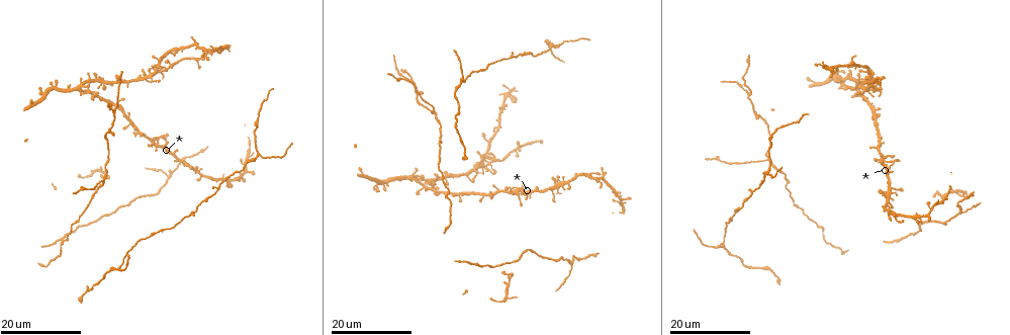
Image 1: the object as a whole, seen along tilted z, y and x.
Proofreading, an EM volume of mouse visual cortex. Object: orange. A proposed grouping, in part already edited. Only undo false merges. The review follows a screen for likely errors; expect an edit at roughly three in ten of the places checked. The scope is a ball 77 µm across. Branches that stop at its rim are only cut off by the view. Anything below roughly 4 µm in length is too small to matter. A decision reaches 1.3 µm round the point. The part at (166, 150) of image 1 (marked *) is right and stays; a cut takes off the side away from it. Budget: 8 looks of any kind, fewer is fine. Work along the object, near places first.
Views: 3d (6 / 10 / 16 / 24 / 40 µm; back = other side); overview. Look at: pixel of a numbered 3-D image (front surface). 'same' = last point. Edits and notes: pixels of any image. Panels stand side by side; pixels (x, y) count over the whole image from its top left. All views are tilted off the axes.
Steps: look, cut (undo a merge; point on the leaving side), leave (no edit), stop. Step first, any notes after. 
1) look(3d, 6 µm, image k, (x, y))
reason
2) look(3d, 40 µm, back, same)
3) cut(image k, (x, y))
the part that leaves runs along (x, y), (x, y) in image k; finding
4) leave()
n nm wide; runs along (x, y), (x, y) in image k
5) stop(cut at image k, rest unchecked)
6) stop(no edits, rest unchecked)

look(3d, 24 µm, image 1, (435, 114))
arms part here

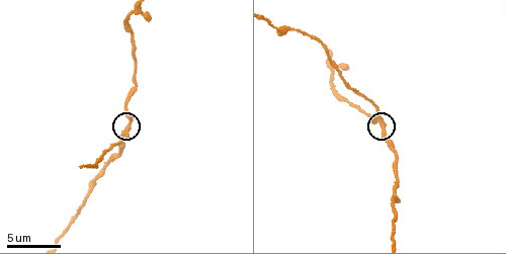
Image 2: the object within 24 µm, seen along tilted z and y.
look(3d, 6 µm, image 2, (128, 128))
zoom in

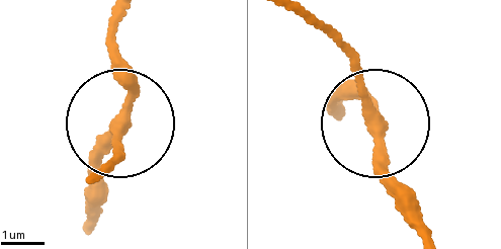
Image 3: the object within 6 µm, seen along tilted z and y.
leave()
side arm 20 µm; runs along (413, 223), (383, 171), (358, 70), (328, 35) in image 3; continuous, no second cell

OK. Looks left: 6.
look(3d, 24 µm, image 1, (749, 91))
three-way junction

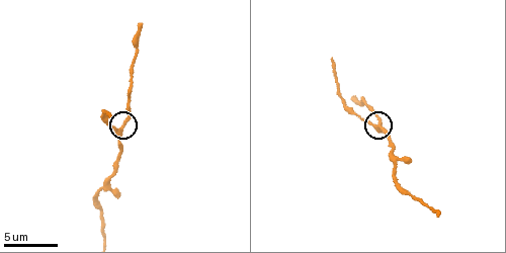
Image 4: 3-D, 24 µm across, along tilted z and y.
look(3d, 10 µm, image 4, (120, 129))

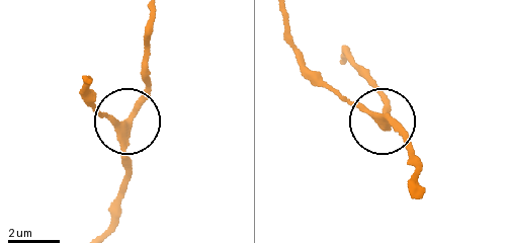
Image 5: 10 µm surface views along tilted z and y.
leave()
300 nm wide; runs along (106, 231), (124, 178), (125, 130), (91, 98) in image 5; continuous, no second cell

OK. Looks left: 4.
look(3d, 24 µm, image 1, (160, 71))
four-way junction

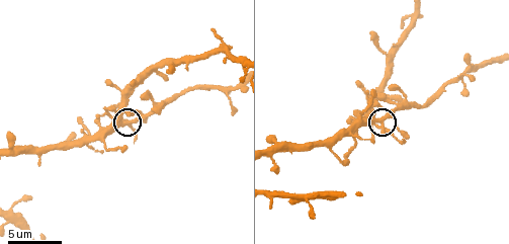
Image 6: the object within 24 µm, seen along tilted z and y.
look(3d, 6 µm, image 6, (380, 122))

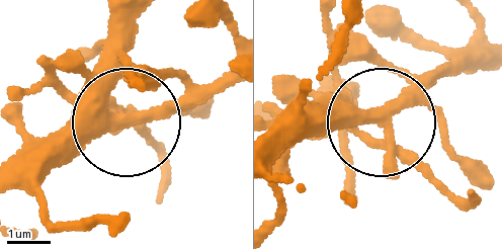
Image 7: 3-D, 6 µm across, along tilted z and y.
leave()
4 arms; runs along (19, 162), (128, 115), (162, 150) in image 7; continuous, no second cell

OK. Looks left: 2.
look(3d, 24 µm, image 1, (526, 248))
a narrow waist

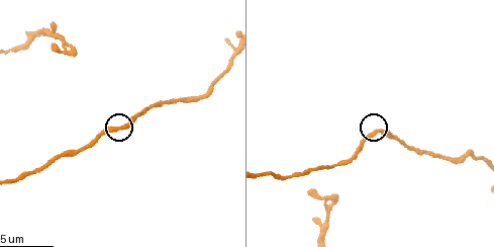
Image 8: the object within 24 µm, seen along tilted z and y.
look(3d, 10 µm, image 8, (123, 126))

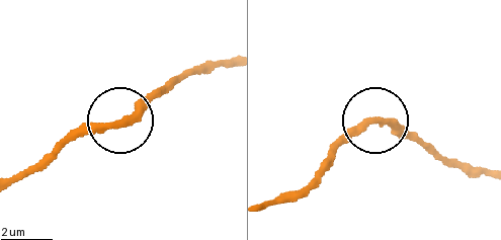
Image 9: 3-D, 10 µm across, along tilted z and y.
leave()
runs along (484, 173), (444, 163), (376, 121), (330, 146) in image 9; all the same cell

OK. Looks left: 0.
stop(no edits, rest unchecked)

